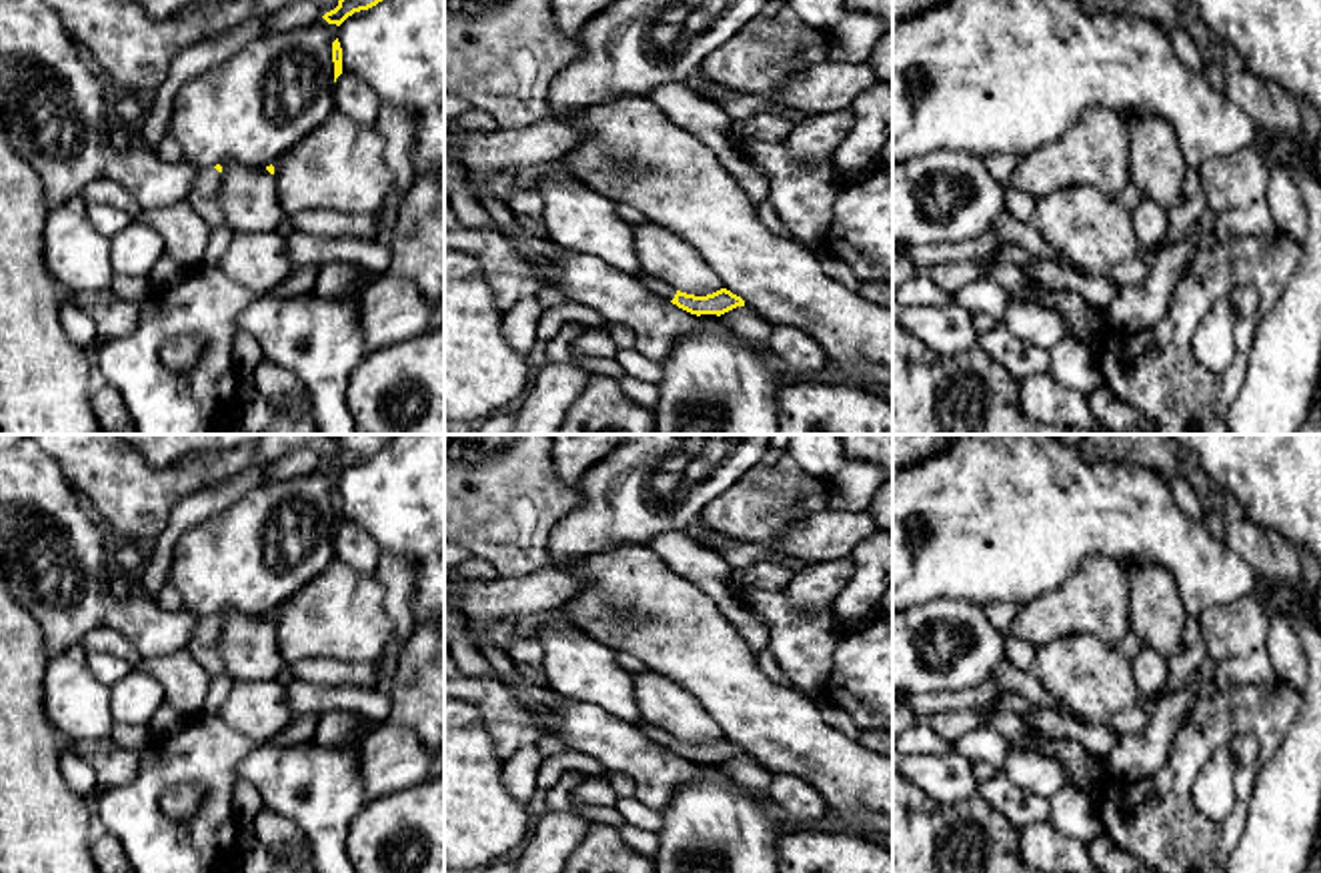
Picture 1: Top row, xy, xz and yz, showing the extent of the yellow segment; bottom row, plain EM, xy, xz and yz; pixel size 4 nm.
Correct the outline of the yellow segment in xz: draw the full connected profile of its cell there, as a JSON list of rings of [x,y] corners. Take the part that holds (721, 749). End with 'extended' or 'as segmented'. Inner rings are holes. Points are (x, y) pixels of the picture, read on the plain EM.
[[[638,721],[636,727],[654,743],[671,749],[673,753],[677,753],[679,757],[691,761],[691,763],[725,763],[737,755],[745,755],[745,749],[737,743],[733,743],[727,737],[721,737],[713,743],[707,745],[695,745],[695,743],[687,743],[677,739],[675,735],[646,723],[646,721]]] | extended

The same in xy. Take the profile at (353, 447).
[[[338,434],[338,455],[322,467],[328,473],[340,475],[354,461],[368,459],[382,451],[392,439],[394,434]]] | as segmented

